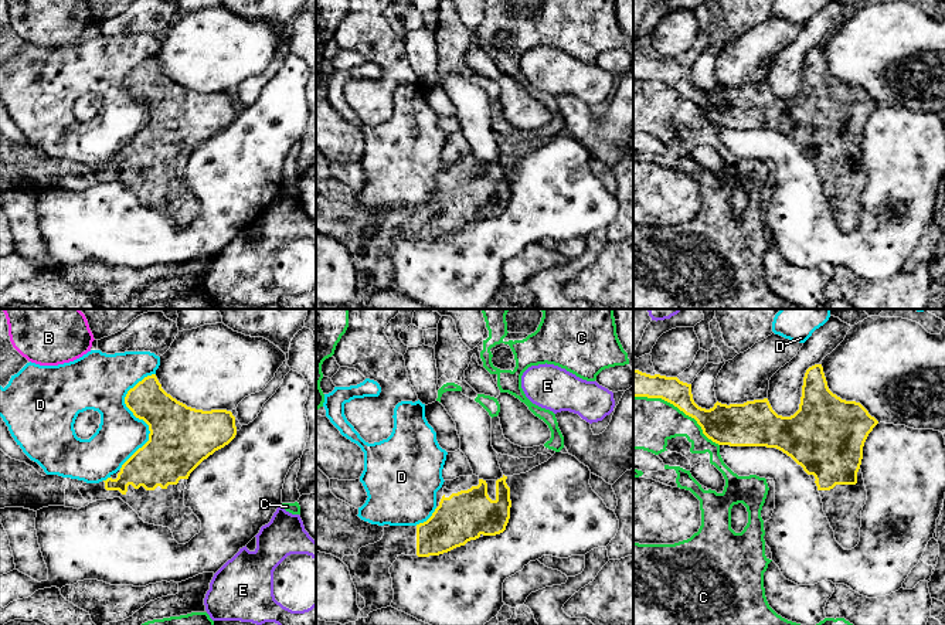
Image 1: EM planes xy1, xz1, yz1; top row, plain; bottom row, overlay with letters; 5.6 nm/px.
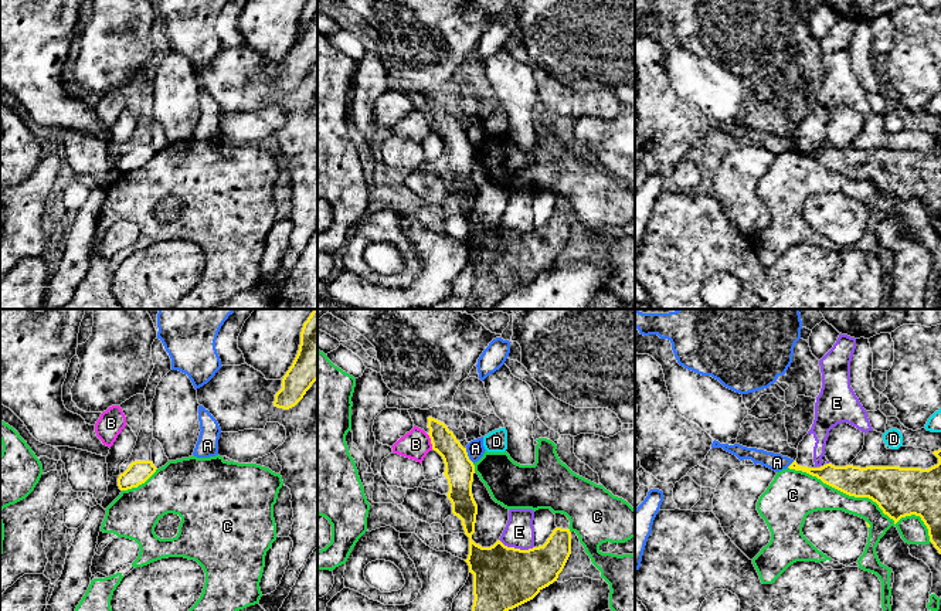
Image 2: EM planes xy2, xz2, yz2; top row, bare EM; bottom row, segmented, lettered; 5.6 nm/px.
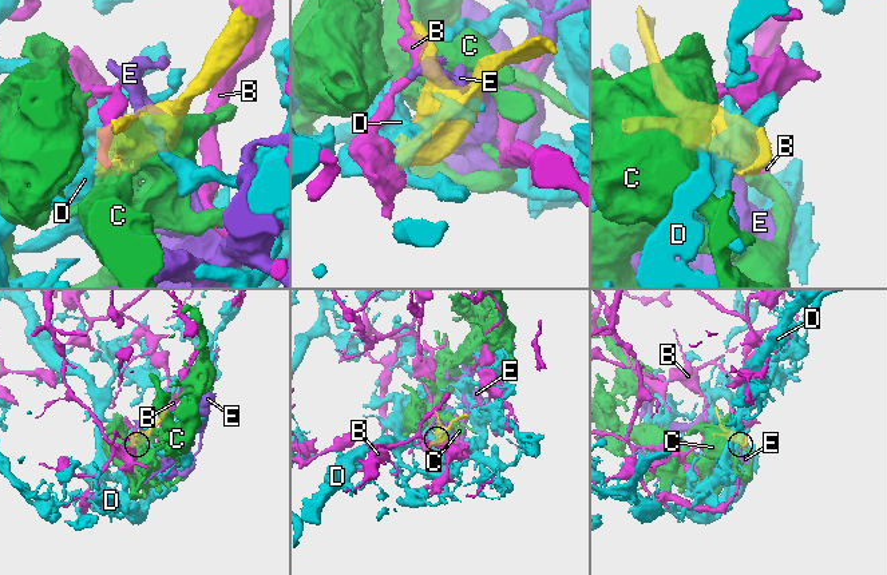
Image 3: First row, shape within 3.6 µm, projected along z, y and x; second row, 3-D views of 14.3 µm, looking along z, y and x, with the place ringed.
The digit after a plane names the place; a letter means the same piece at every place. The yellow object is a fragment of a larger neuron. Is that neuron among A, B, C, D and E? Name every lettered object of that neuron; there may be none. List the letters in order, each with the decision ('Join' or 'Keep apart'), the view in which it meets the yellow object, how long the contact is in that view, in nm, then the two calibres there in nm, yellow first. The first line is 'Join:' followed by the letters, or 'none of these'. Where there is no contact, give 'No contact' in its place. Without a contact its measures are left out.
Join: none of these
A: Keep apart. Touches yellow in xz2. Shared border 100 nm. Thickness 170 nm (yellow) against 100 nm
B: Keep apart. Touches yellow in xz2. Shared border 90 nm. Thickness 170 nm (yellow) against 160 nm
C: Keep apart. Touches yellow in yz2. Shared border 900 nm. Thickness 280 nm (yellow) against 140 nm
D: Keep apart. Touches yellow in xy1. Shared border 600 nm. Thickness 320 nm (yellow) against 260 nm
E: Keep apart. Touches yellow in xz2. Shared border 200 nm. Thickness 360 nm (yellow) against 170 nm

